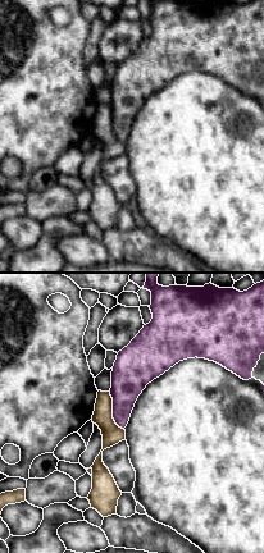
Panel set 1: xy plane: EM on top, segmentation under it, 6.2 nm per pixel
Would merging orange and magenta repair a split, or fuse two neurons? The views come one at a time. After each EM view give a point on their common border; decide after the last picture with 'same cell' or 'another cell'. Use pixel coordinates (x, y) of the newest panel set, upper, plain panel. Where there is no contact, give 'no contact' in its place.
meets orange at (112, 124)

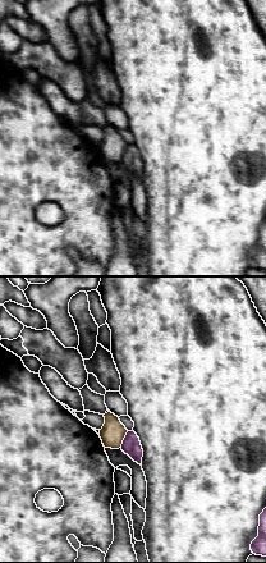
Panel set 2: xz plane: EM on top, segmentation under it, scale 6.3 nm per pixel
meets orange at (123, 152)

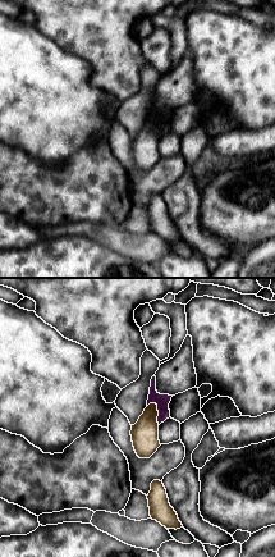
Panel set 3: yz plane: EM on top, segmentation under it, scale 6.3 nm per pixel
meets orange at (157, 124)

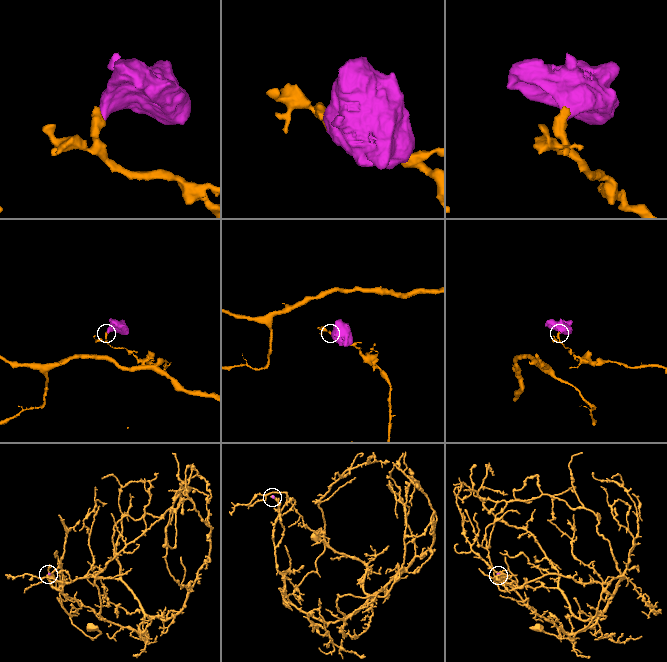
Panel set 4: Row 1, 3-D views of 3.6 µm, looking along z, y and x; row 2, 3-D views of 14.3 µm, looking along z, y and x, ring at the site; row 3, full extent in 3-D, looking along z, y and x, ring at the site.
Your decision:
another cell

